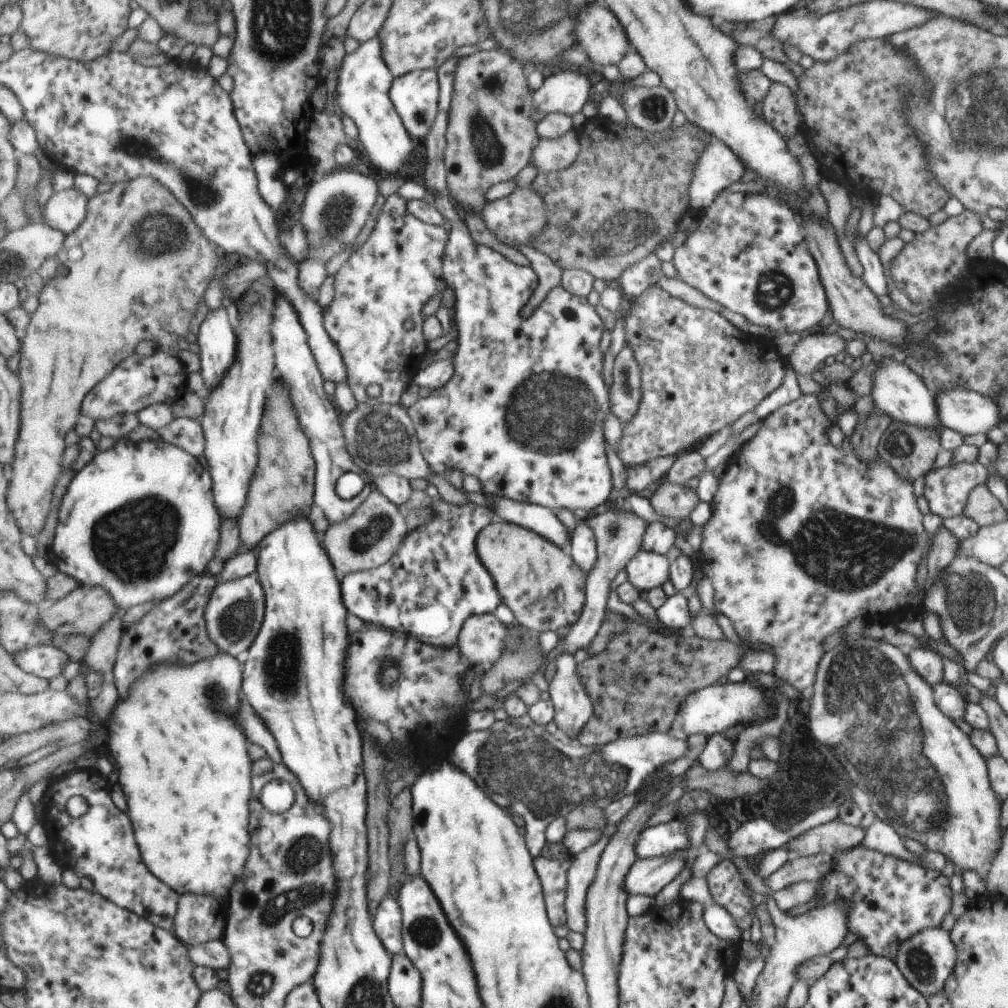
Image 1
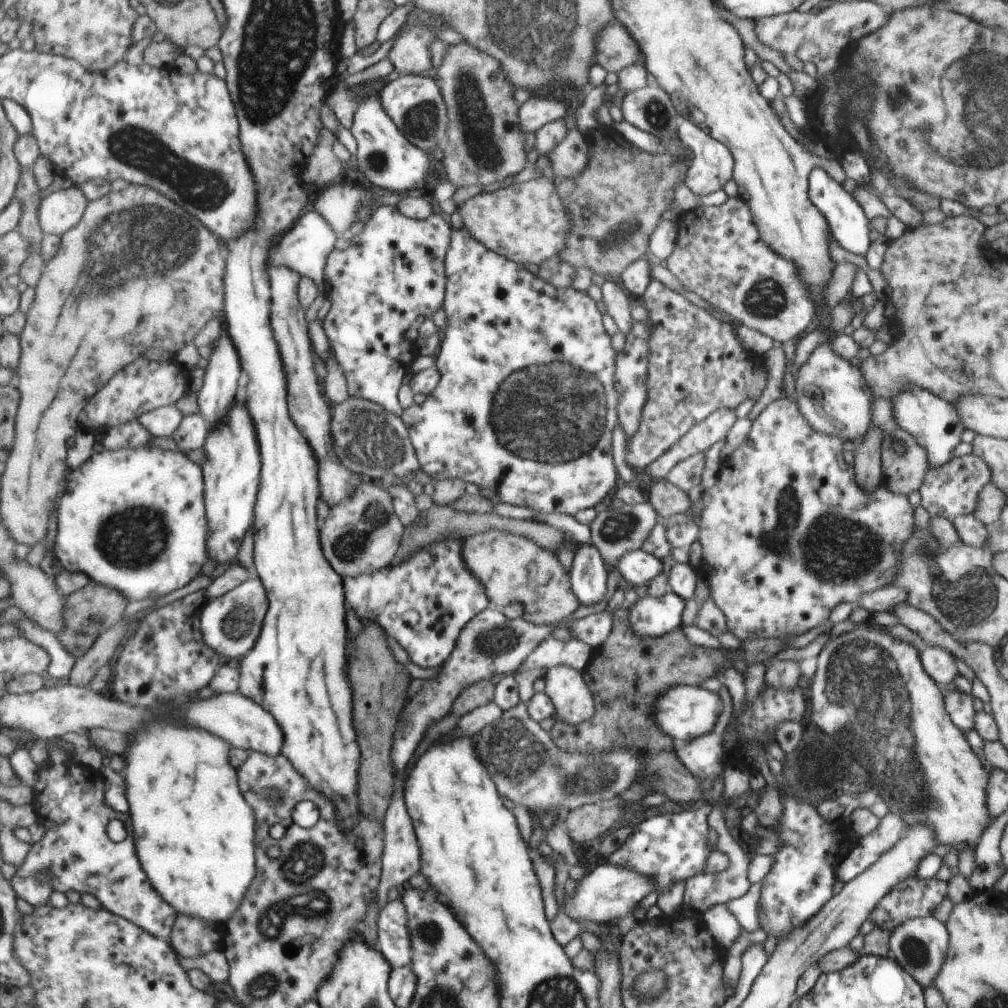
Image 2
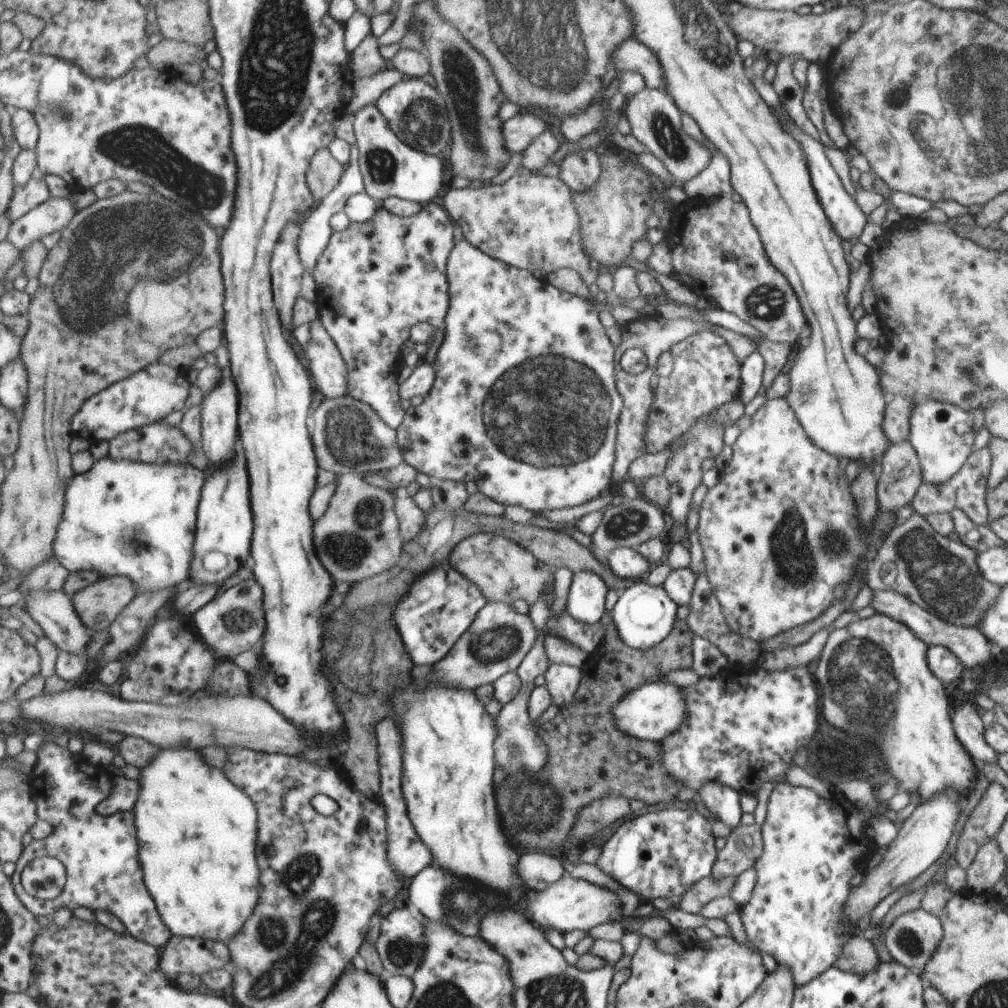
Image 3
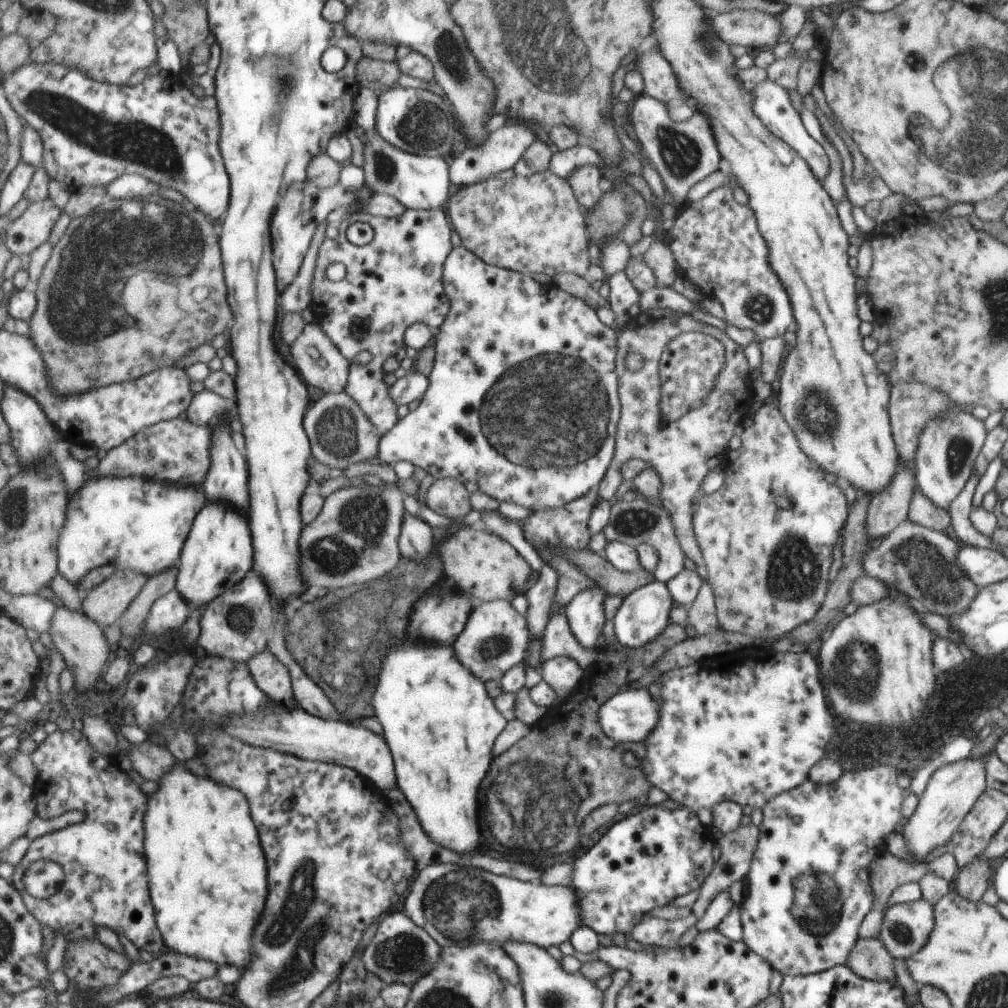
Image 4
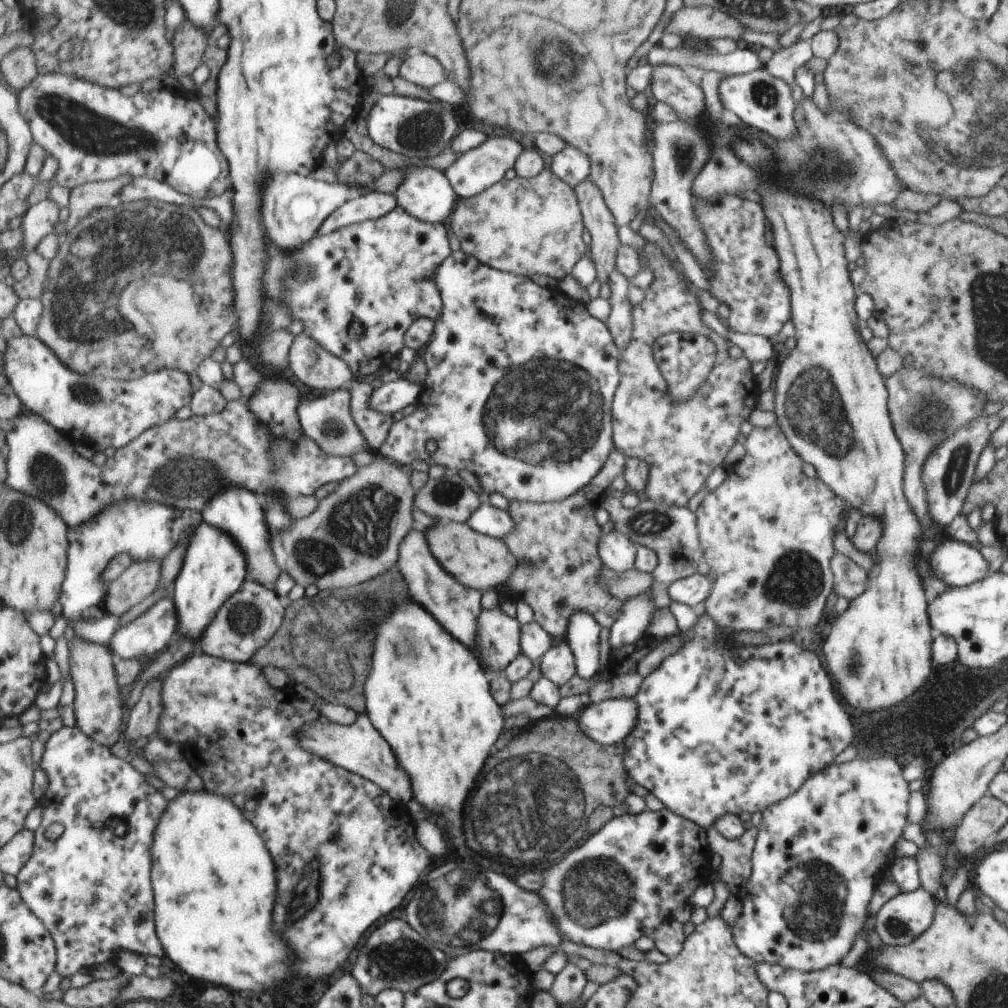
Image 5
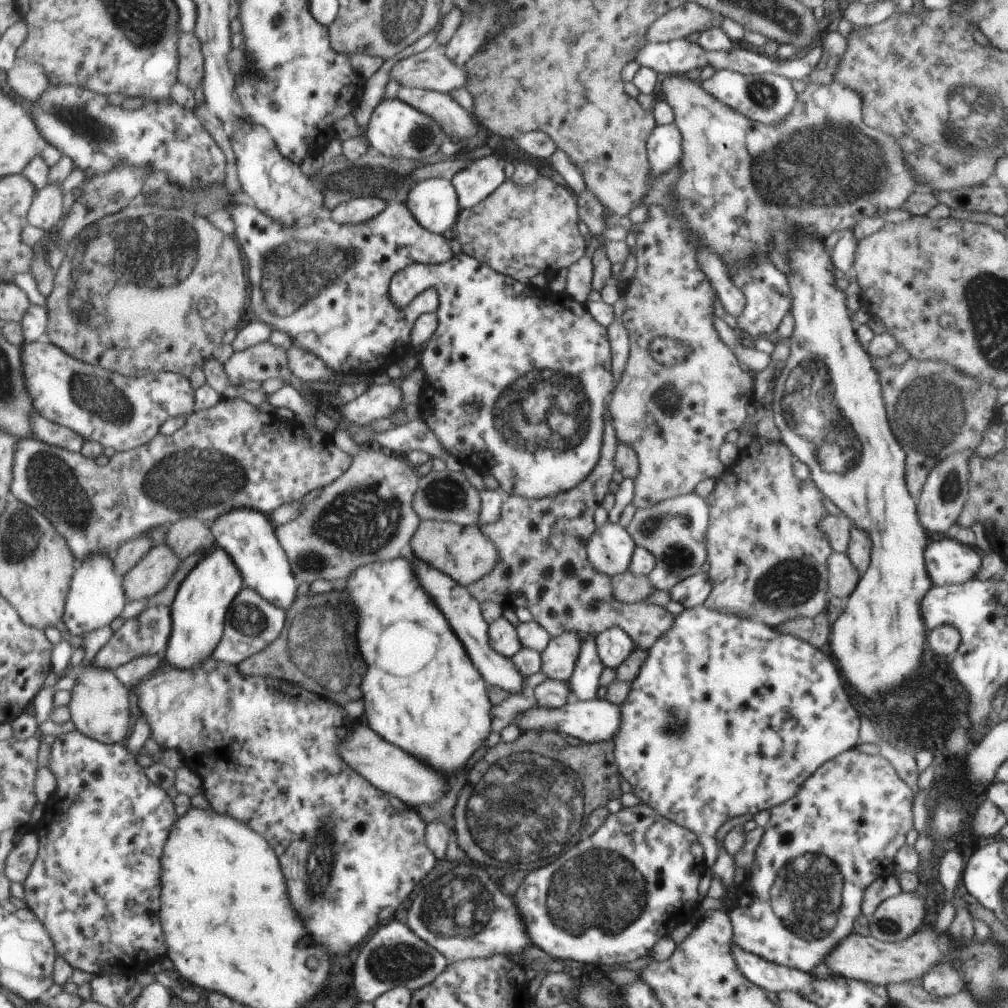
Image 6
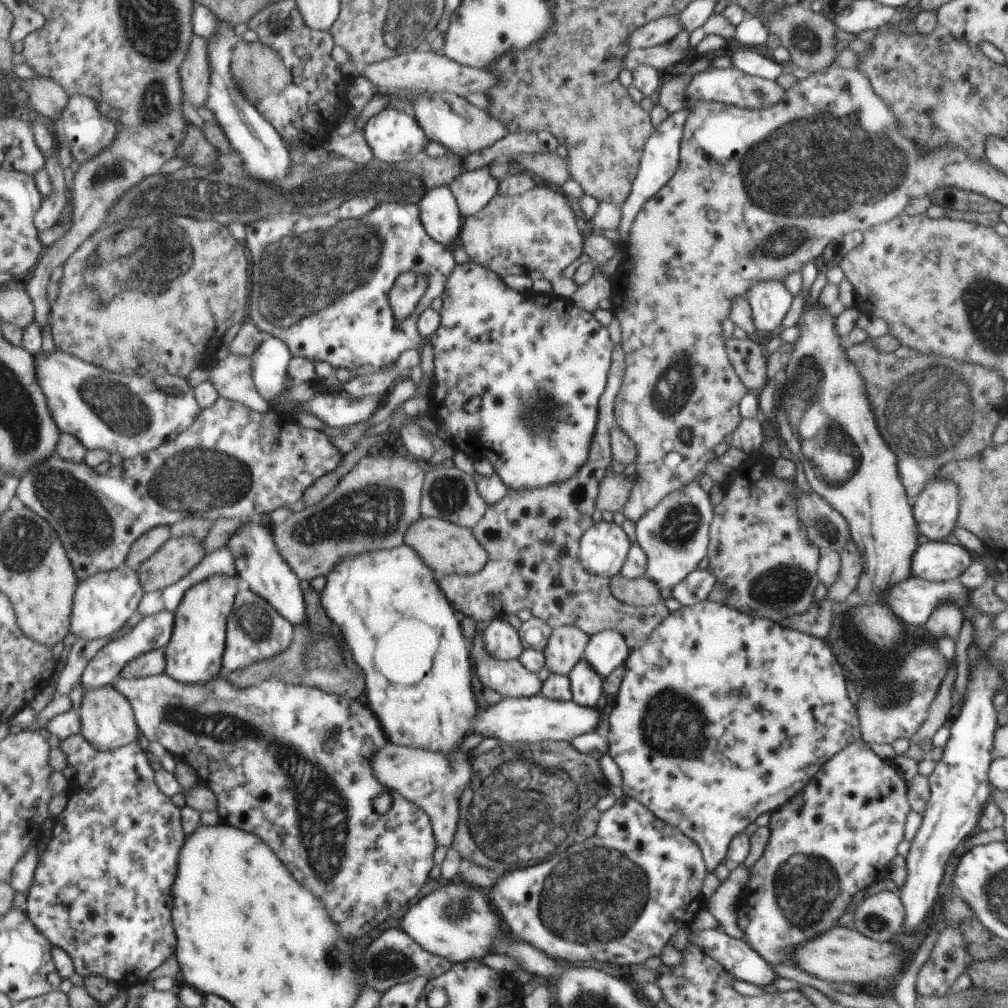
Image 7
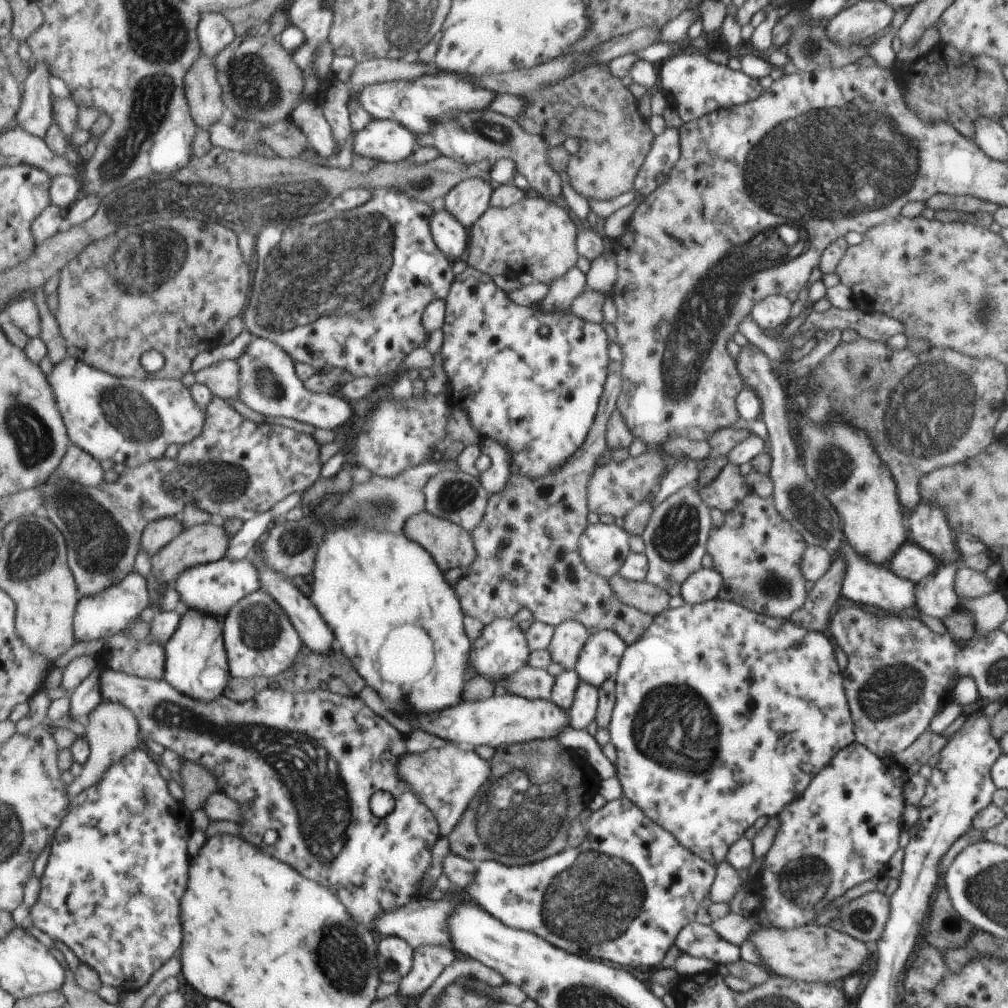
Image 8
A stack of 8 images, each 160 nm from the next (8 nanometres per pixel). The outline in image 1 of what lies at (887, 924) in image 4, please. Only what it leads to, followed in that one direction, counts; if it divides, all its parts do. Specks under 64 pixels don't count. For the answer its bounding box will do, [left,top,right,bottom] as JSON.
[894,926,956,996]

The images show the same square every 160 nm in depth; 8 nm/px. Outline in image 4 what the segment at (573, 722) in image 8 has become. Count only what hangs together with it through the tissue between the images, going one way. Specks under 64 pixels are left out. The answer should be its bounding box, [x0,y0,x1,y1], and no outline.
[564,585,605,649]

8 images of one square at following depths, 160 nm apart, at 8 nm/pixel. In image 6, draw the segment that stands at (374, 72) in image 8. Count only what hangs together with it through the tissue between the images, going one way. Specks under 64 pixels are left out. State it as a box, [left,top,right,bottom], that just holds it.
[392,1,721,93]

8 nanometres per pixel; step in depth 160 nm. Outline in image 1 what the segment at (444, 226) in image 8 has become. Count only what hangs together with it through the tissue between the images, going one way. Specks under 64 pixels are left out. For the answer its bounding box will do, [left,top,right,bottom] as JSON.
[336,36,413,175]

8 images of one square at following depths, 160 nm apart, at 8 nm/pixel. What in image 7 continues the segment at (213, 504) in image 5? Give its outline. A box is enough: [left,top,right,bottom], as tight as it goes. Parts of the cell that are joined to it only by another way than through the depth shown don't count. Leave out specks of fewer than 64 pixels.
[228,520,306,626]

